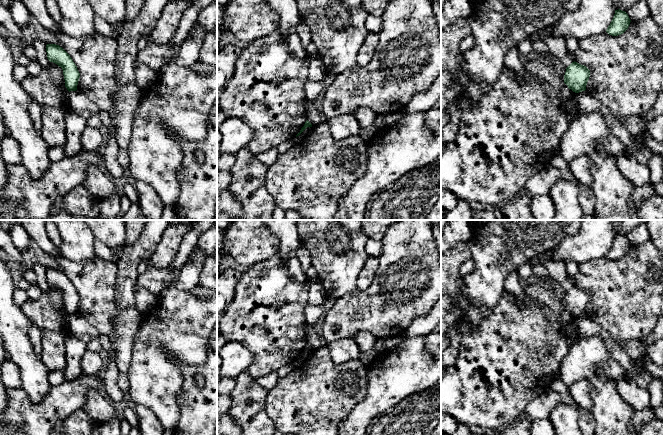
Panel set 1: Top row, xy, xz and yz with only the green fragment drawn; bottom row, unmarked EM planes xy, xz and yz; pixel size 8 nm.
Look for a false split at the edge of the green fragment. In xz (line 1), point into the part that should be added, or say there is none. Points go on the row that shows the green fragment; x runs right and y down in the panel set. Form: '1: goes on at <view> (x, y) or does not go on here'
1: does not go on here

